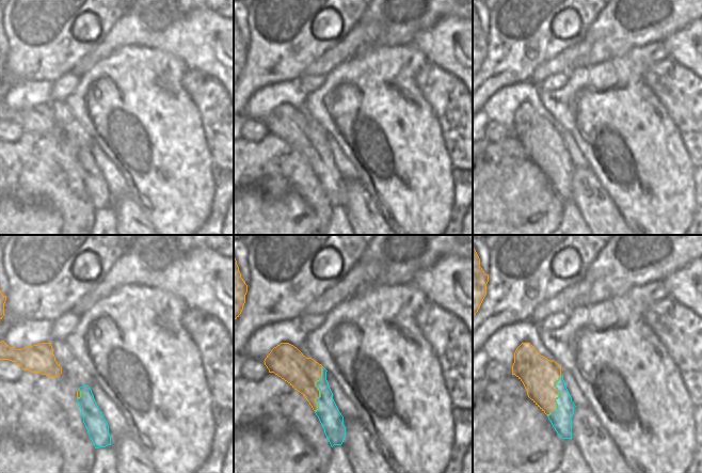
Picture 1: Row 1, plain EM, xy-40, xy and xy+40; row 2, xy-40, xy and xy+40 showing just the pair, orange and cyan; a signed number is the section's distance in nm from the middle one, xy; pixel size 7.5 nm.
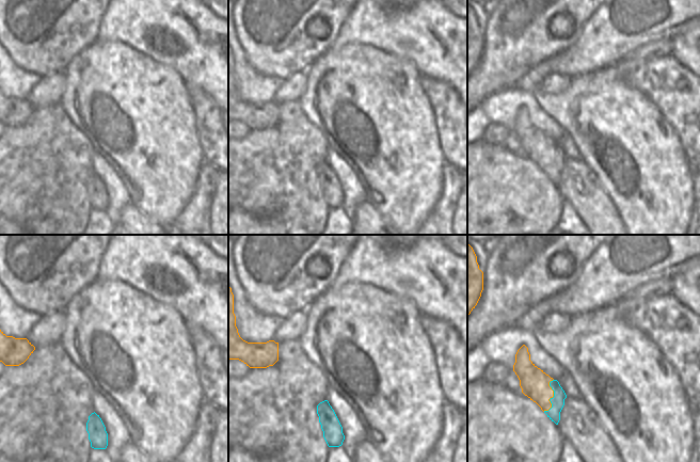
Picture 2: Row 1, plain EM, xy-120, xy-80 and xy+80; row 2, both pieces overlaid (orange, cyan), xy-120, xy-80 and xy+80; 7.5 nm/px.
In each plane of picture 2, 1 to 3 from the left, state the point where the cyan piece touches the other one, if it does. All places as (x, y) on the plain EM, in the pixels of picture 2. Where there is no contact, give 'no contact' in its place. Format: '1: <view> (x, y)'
1: no contact
2: no contact
3: xy+80 (552, 158)

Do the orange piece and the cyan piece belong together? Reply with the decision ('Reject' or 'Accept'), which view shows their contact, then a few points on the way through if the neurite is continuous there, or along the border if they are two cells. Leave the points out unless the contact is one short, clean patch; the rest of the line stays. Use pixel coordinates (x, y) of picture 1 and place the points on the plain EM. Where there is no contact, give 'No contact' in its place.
Reject. Touches orange in xy. Boundary: xy (322, 127), (316, 143), (319, 157), (315, 172).

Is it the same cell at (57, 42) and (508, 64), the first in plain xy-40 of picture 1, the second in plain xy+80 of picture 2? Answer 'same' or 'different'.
same

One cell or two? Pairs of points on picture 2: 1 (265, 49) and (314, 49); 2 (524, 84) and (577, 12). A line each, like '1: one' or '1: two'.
1: one
2: two

